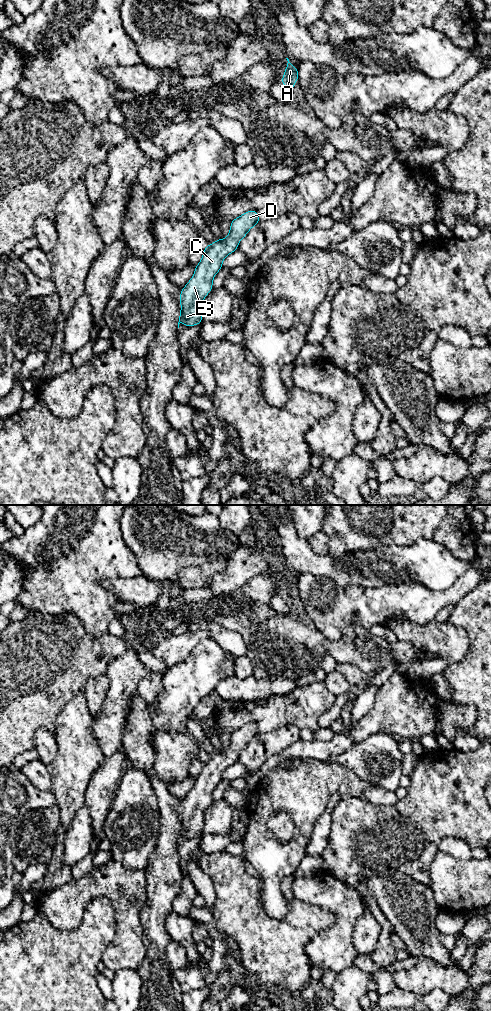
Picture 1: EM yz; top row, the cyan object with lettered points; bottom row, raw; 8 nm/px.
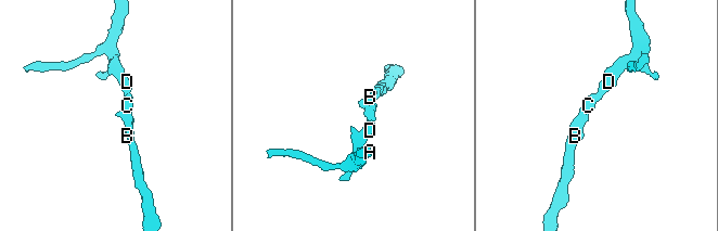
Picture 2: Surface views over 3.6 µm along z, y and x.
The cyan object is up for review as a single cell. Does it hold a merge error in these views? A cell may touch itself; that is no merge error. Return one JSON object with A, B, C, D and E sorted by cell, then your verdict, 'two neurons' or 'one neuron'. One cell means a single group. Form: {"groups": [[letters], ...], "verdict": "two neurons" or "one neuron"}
{"groups": [["A", "B", "C", "D", "E"]], "verdict": "one neuron"}

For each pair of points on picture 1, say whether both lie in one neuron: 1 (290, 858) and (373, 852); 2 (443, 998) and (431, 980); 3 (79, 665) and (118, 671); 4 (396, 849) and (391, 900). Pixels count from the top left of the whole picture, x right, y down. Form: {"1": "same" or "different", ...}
{"1": "different", "2": "different", "3": "different", "4": "different"}

